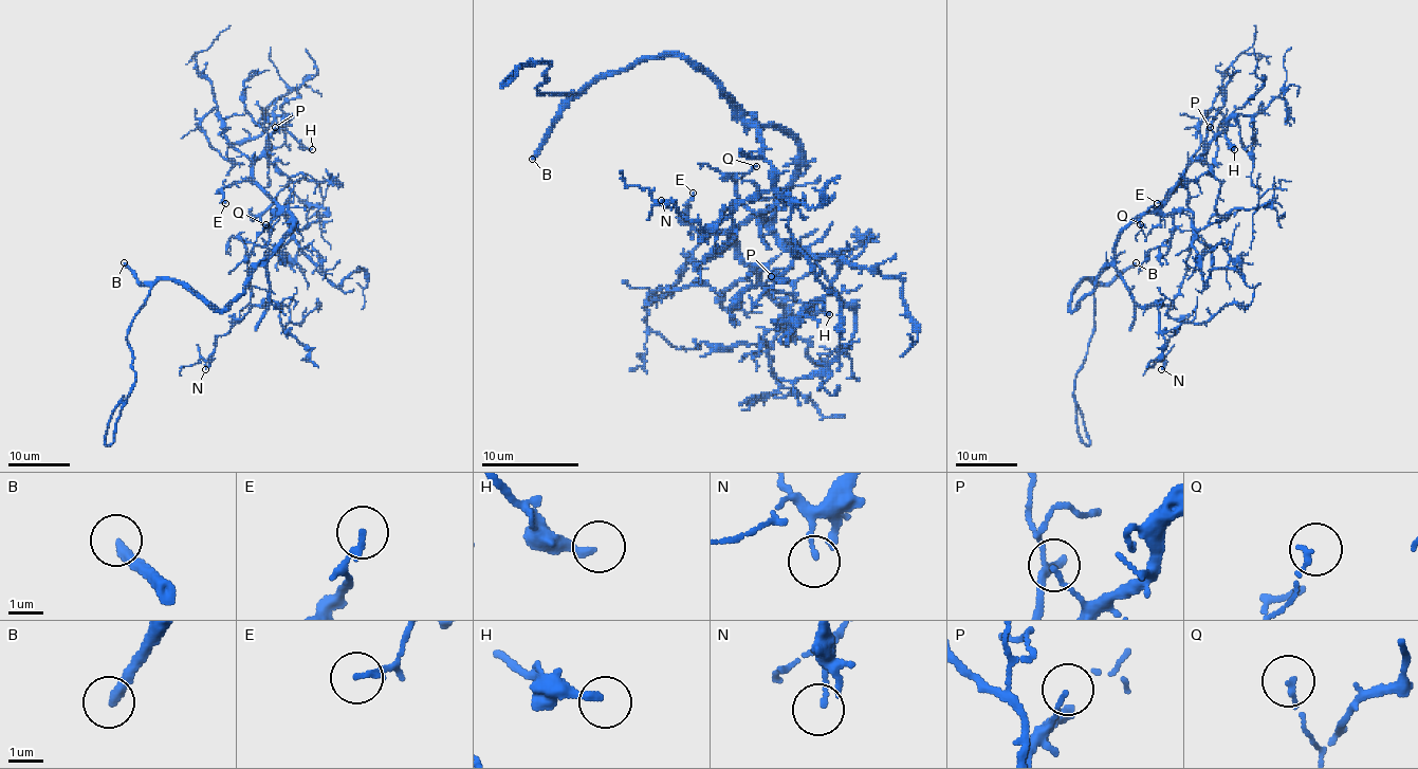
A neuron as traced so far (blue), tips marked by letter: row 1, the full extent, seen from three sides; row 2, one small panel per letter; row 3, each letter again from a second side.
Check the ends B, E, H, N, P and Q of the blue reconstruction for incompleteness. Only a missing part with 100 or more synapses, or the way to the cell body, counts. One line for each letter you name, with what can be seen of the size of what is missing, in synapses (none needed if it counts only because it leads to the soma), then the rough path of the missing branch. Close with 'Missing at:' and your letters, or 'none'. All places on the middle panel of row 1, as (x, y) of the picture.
B: Roughly 160 synapses
Missing at: B

